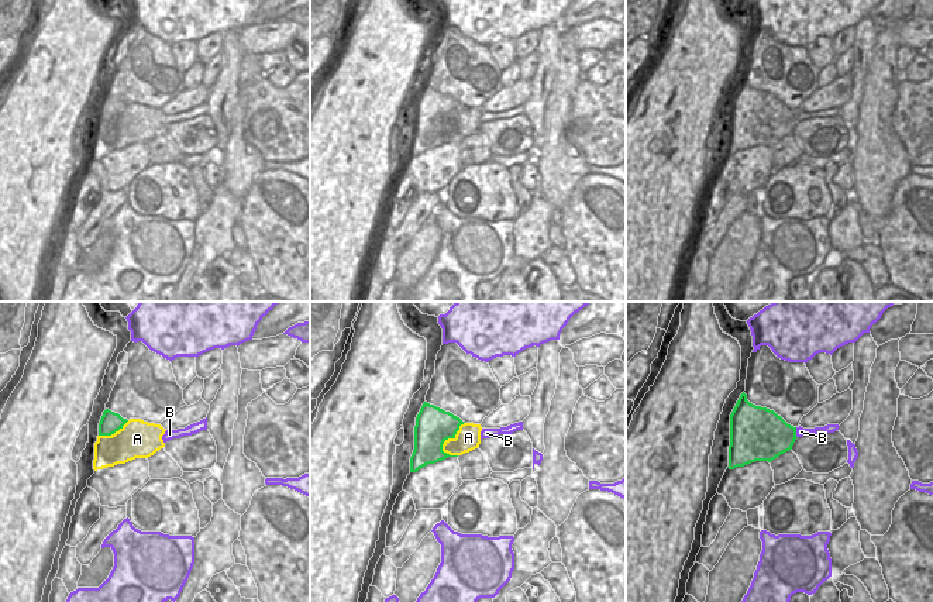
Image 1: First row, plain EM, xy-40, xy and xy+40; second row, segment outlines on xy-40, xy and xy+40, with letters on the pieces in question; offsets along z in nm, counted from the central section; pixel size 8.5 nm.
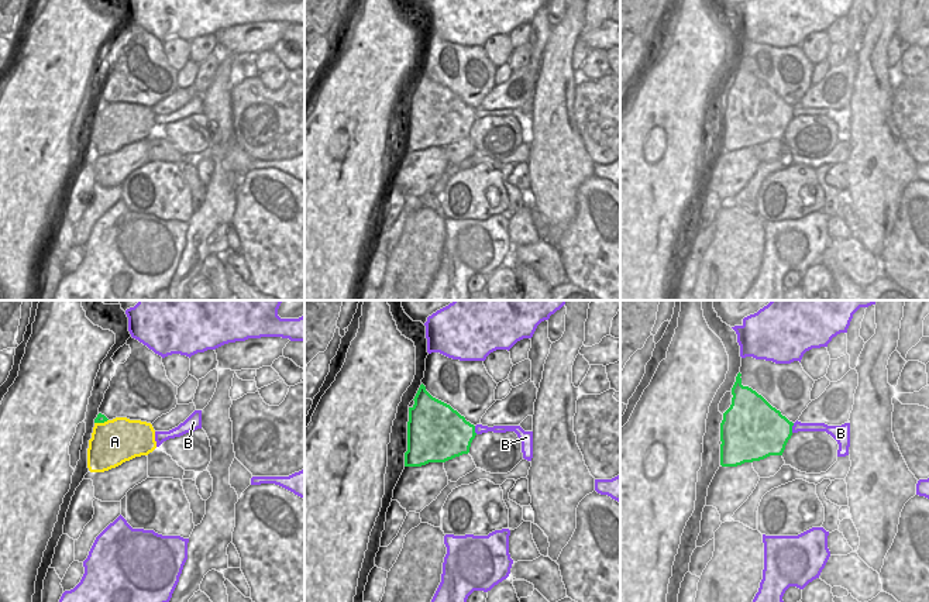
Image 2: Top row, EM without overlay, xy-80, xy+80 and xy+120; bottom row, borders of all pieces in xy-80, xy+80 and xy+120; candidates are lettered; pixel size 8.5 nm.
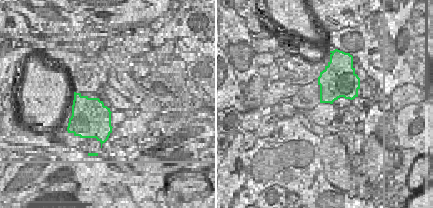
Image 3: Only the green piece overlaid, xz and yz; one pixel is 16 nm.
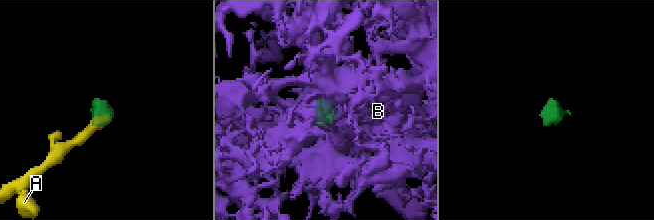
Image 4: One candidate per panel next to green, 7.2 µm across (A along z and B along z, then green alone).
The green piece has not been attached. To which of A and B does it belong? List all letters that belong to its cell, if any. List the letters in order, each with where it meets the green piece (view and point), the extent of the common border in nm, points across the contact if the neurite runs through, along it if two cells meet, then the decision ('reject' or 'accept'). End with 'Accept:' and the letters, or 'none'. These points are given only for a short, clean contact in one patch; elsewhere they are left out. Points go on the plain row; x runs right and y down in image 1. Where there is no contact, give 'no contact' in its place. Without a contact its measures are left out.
A: xy (450, 121) | 320 nm | accept
B: xy+40 (795, 117) | 100 nm | reject
Accept: A

